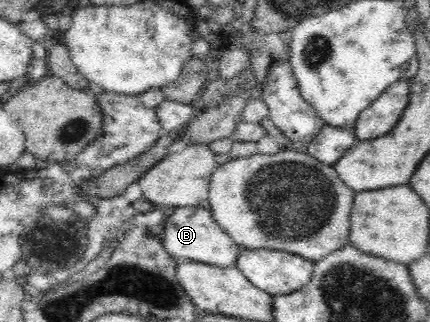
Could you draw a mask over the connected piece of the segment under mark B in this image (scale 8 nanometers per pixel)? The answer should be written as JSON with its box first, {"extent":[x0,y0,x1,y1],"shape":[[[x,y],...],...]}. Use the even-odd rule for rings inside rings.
{"extent":[161,206,241,267],"shape":[[[199,206],[175,208],[164,220],[161,241],[166,252],[180,261],[186,259],[220,267],[234,265],[241,249],[213,219],[212,212]]]}

